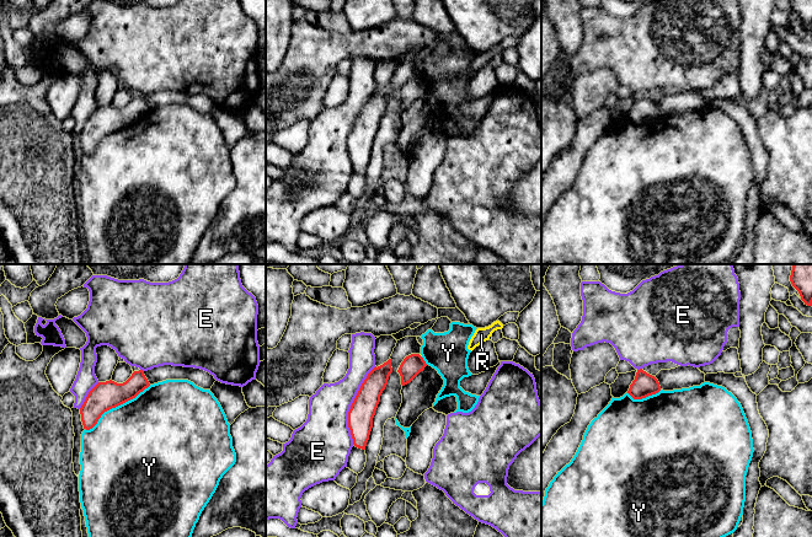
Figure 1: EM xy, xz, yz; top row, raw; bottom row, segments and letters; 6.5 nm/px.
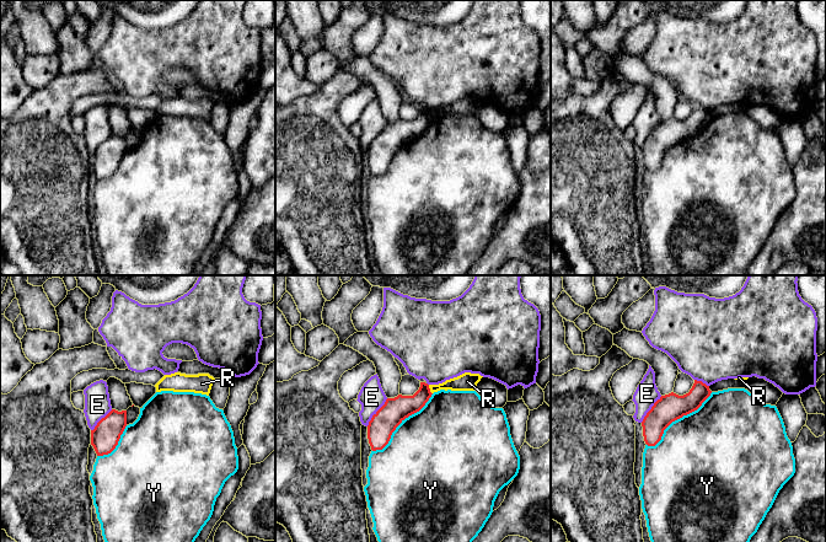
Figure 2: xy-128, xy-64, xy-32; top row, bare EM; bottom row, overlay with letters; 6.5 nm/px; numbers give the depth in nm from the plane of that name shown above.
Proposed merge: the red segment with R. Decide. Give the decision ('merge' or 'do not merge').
do not merge

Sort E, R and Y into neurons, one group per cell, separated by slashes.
E / R / Y

